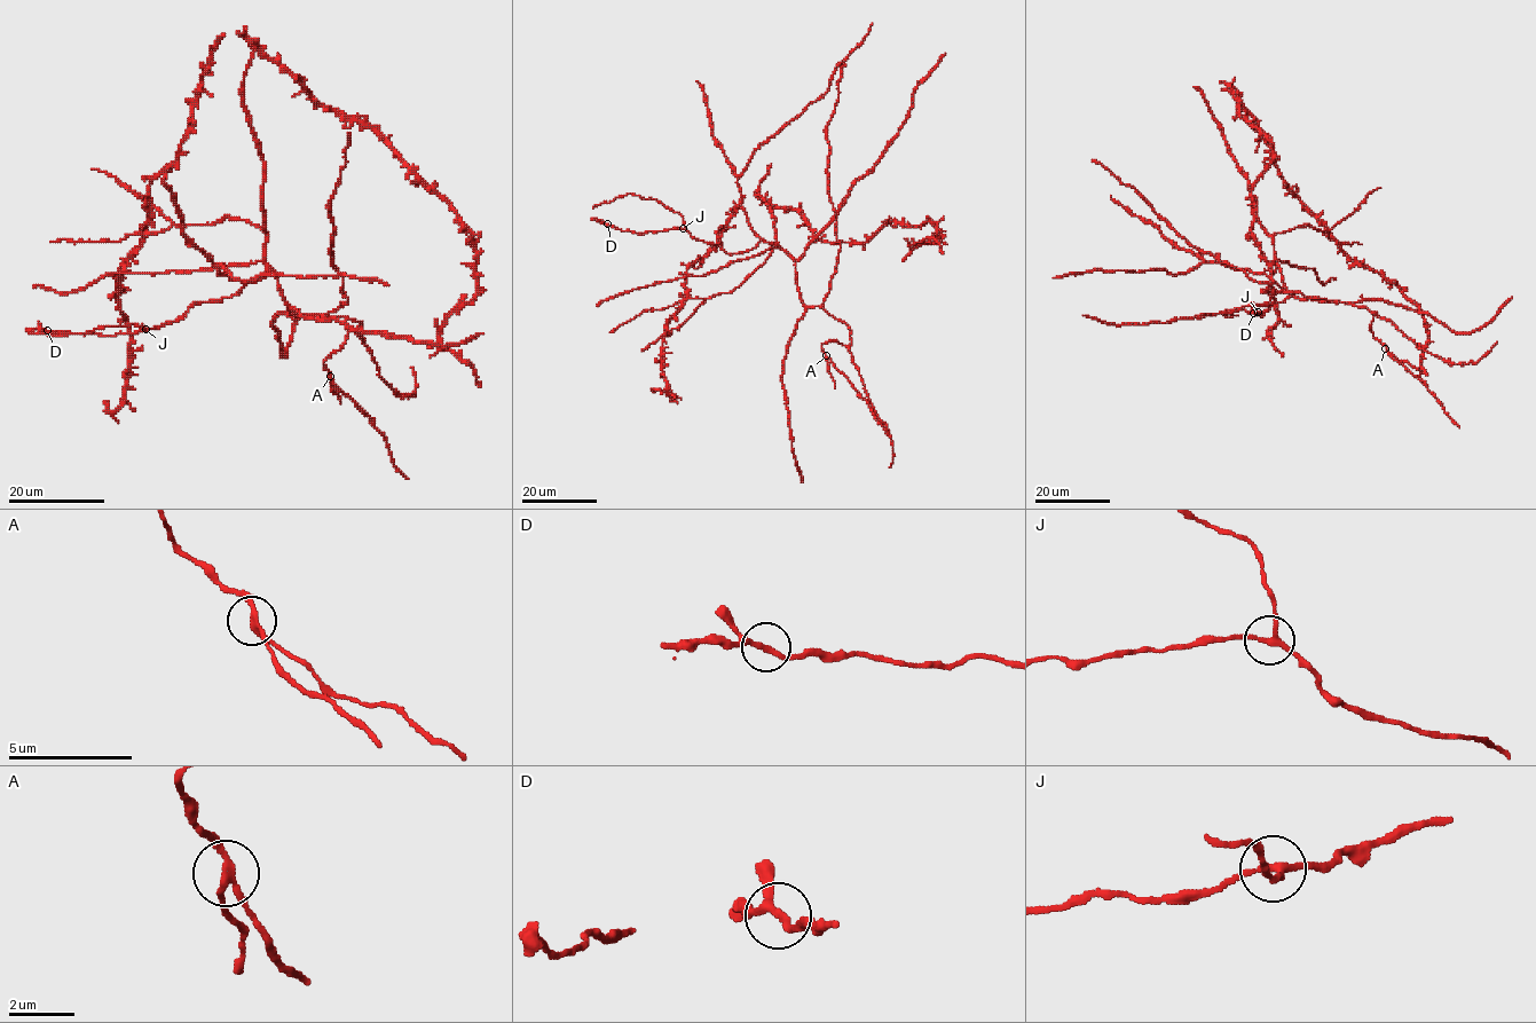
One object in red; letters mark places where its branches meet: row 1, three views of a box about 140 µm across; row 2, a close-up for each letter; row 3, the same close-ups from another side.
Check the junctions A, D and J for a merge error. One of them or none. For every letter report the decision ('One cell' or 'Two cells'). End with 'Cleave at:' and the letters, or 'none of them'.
A: Two cells
D: One cell
J: One cell
Cleave at: A

